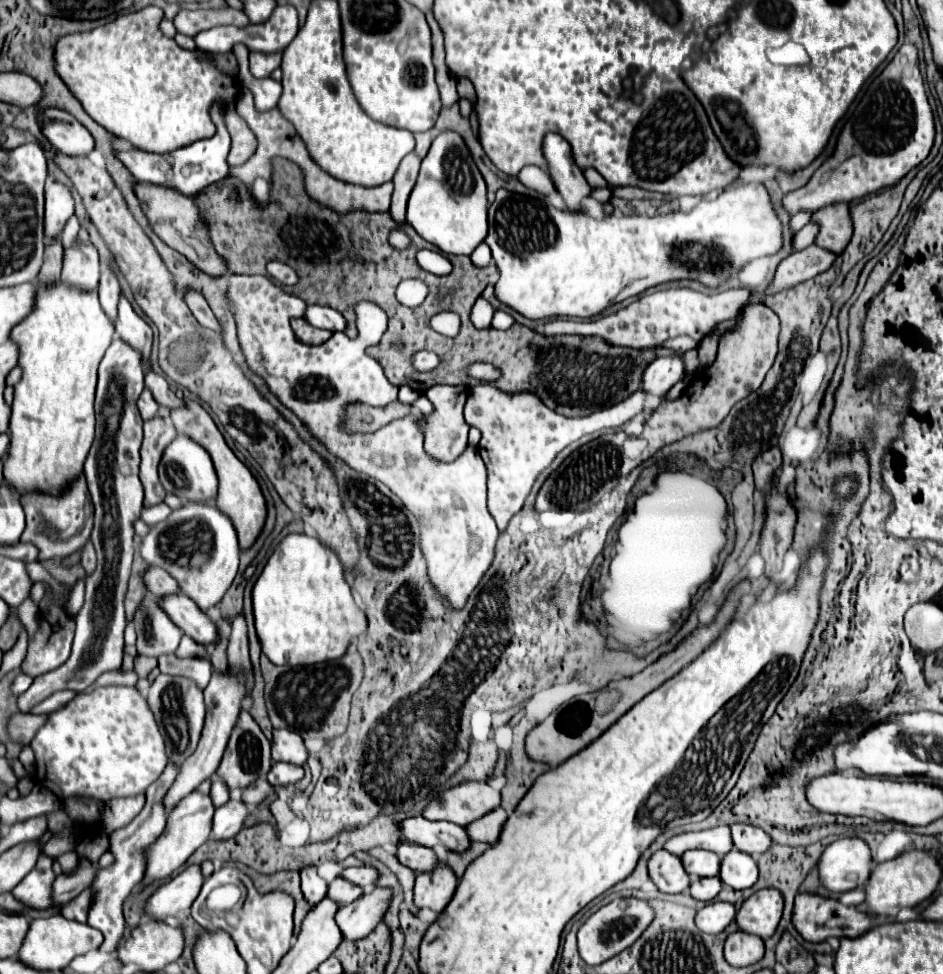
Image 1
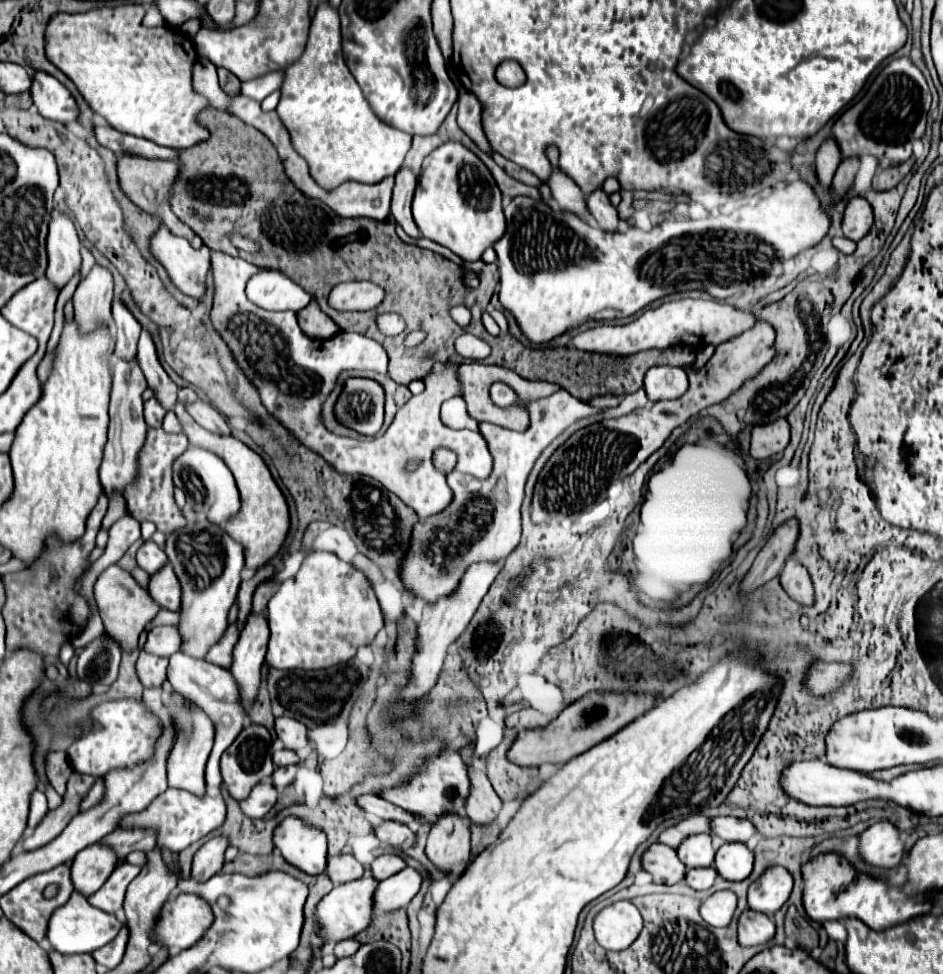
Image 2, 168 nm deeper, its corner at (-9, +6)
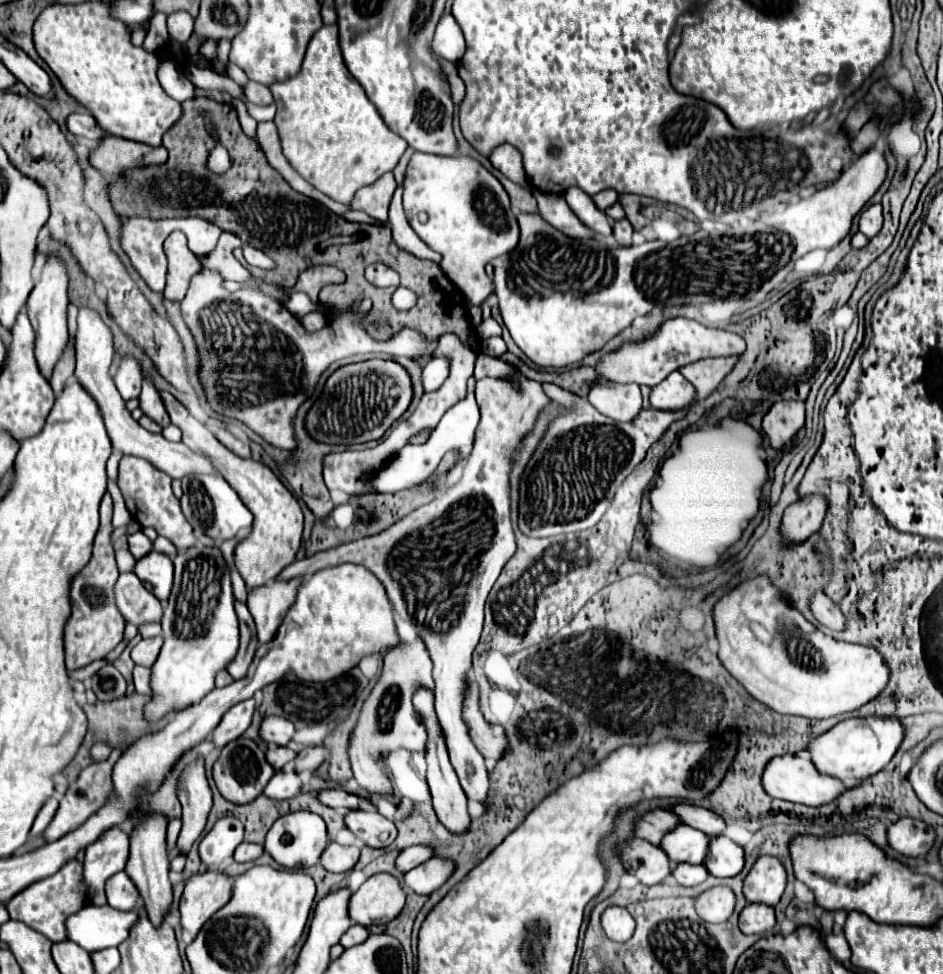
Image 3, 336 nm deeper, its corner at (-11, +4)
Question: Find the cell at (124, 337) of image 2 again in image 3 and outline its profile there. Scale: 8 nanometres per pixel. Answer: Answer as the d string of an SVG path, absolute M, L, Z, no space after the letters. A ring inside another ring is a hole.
M123 358L119 364L119 372L115 376L115 386L119 388L119 394L125 402L139 398L141 394L141 368L137 360Z

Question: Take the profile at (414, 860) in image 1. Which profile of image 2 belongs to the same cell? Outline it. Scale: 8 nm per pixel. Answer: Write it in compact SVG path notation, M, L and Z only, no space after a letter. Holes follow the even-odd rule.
M383 822L381 826L375 828L375 836L381 842L391 844L393 848L403 846L405 842L409 842L409 846L415 846L415 842L417 842L417 836L413 834L413 830L409 830L407 826L399 824L399 822Z

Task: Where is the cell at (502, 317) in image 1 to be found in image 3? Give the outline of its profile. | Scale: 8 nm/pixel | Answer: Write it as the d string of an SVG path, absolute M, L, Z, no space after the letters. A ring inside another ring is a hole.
M489 318L489 320L483 320L483 322L479 324L477 332L479 332L479 338L481 338L481 340L491 338L491 336L501 336L501 326L499 326L493 318Z

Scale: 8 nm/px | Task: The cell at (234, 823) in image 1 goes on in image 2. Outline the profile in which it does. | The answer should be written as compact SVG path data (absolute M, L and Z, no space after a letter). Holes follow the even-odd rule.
M261 782L251 790L251 794L245 800L239 802L239 808L247 818L263 818L273 808L275 800L277 790L269 782Z

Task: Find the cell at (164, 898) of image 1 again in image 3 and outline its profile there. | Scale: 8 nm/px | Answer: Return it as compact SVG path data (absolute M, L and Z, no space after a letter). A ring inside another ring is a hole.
M223 816L199 842L199 856L207 864L207 868L221 868L221 864L233 856L235 848L241 842L243 824L233 816Z

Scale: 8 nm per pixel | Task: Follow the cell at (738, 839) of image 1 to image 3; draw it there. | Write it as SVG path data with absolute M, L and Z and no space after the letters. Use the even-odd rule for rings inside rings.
M671 804L667 810L675 812L675 816L679 816L679 820L683 820L683 824L697 828L697 830L705 832L707 836L719 836L725 830L723 818L707 808L693 806L693 804Z

